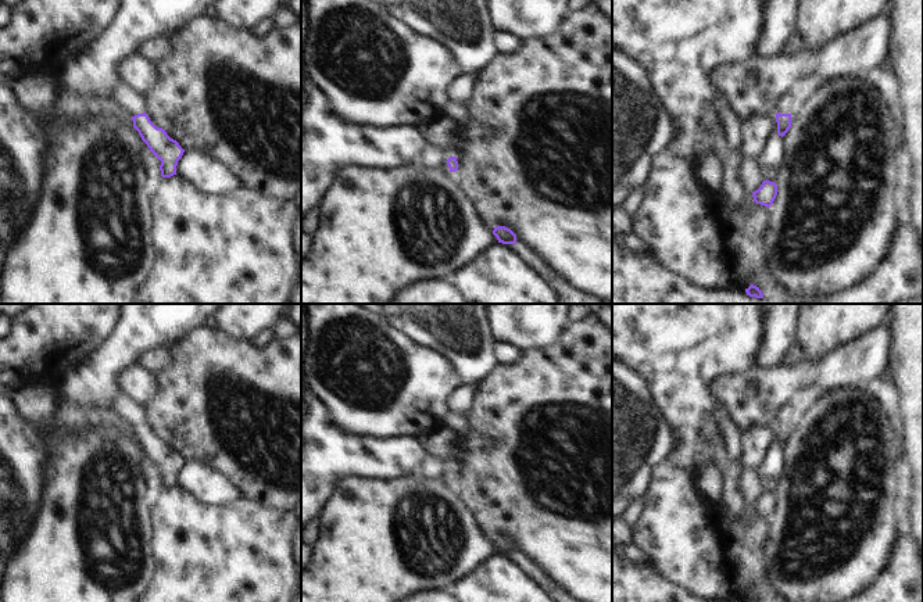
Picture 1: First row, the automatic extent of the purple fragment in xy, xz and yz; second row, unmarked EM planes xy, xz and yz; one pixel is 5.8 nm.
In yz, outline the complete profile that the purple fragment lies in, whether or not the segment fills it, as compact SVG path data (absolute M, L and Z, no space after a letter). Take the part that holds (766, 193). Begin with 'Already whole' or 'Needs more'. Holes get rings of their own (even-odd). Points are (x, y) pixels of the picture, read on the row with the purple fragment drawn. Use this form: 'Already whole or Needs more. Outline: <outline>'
Already whole. Outline: M763 180L761 187L752 193L756 204L770 207L777 196L777 186L774 182Z

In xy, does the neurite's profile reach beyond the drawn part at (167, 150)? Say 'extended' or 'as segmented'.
extended

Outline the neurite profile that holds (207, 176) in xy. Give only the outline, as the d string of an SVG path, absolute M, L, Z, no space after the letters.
M197 150L183 153L176 165L176 175L201 194L225 197L242 189L219 162Z

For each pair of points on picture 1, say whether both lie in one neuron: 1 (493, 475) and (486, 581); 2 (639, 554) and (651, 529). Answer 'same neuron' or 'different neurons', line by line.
1: different neurons
2: different neurons

